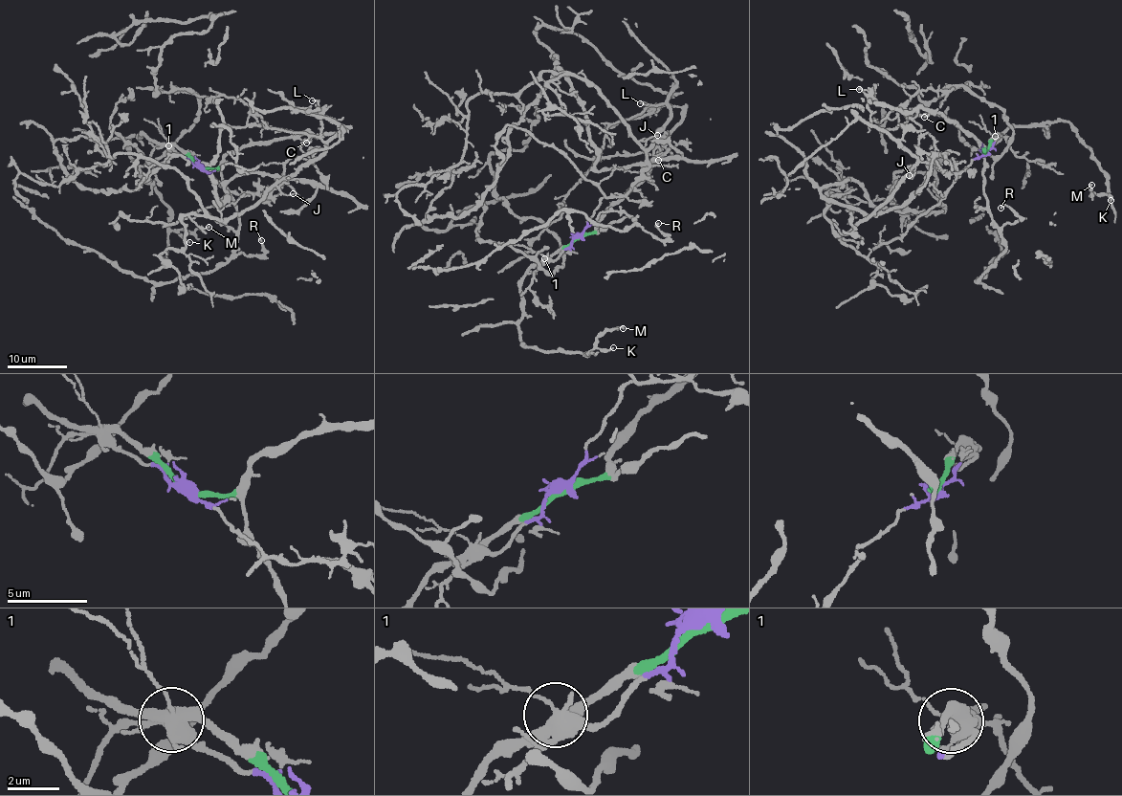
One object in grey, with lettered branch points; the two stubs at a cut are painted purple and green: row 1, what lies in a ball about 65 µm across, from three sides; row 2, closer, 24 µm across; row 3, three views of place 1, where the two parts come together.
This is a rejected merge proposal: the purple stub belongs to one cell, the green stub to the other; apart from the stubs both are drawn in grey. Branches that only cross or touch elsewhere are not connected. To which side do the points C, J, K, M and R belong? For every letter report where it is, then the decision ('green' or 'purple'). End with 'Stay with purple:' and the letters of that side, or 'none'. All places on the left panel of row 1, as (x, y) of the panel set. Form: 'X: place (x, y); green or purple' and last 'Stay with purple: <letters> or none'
C: place (306, 143); green
J: place (293, 193); purple
K: place (189, 242); green
M: place (208, 227); green
R: place (261, 240); green
Stay with purple: J

